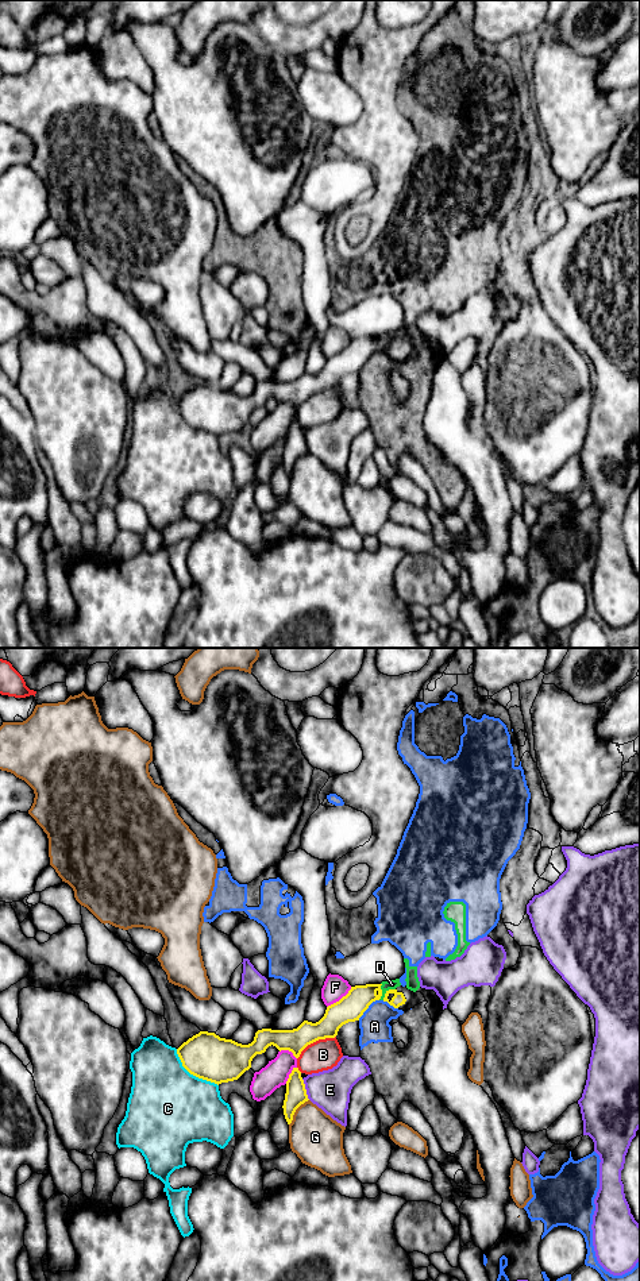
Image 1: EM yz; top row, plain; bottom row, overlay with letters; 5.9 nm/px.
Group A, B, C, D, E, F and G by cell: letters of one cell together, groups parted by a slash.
A D / B / C / E / F / G

